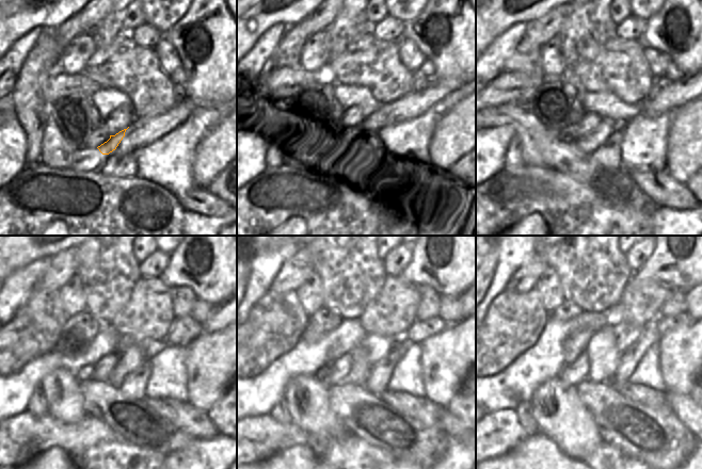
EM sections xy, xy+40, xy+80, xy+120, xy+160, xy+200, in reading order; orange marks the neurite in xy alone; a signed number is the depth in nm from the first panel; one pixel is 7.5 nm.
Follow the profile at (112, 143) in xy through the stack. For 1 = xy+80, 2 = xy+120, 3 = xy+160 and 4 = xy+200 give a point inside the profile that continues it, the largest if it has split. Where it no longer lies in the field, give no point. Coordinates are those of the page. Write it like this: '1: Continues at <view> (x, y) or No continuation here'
1: Continues at xy+80 (592, 141)
2: Continues at xy+120 (131, 356)
3: Continues at xy+160 (377, 346)
4: Continues at xy+200 (625, 334)

